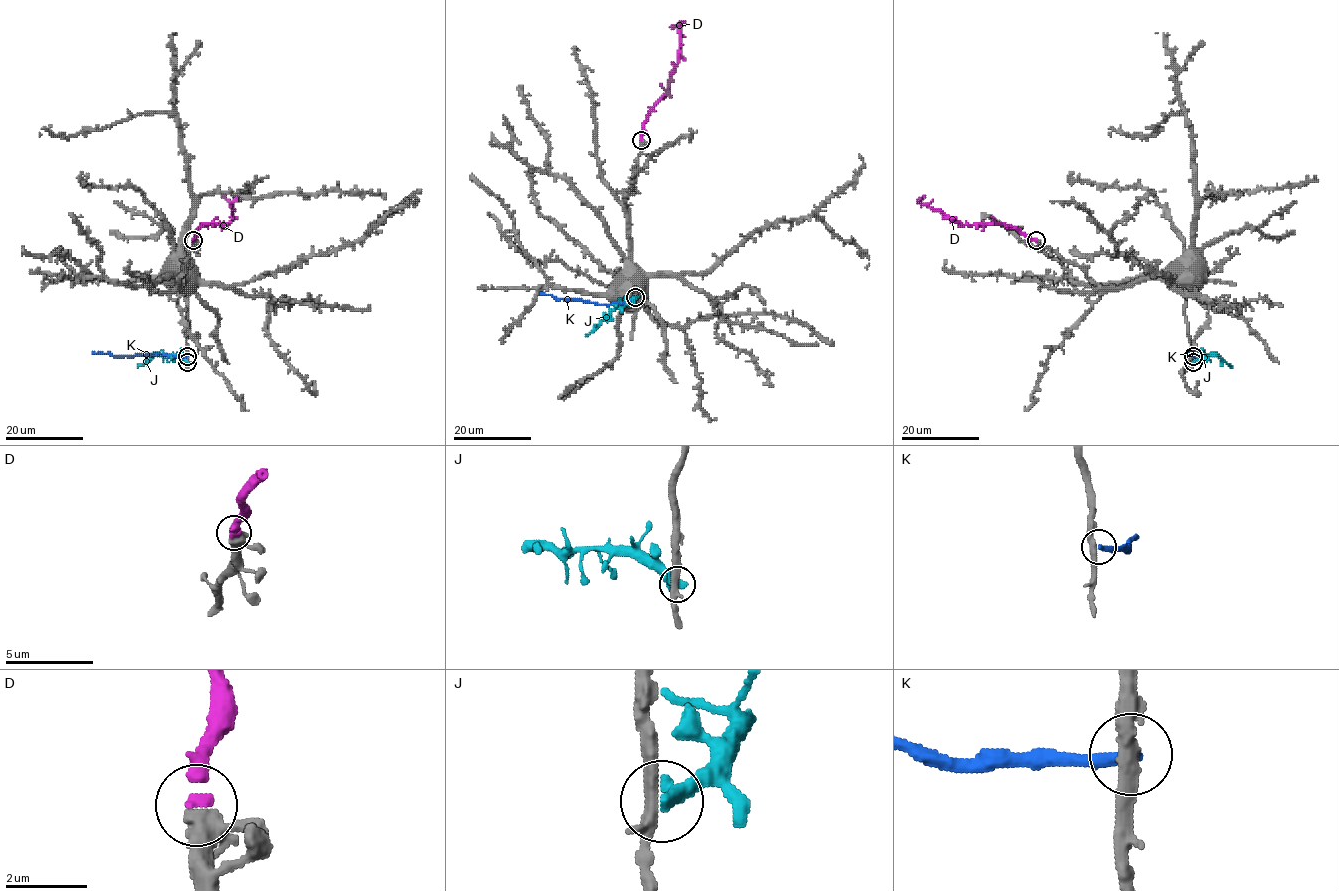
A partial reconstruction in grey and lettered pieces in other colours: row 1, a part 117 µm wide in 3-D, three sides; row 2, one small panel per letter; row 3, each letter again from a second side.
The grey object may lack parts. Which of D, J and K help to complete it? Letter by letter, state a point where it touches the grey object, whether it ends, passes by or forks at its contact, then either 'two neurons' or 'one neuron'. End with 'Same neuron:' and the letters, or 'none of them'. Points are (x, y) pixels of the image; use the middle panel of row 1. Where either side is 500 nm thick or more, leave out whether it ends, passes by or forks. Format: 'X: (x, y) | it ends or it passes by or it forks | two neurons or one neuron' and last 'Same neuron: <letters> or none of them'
D: (641, 140) | it ends | one neuron
J: (635, 297) | it ends | two neurons
K: (635, 297) | it ends | two neurons
Same neuron: D

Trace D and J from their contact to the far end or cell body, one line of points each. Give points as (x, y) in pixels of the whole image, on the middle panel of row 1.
D: (641, 140), (642, 124), (667, 91), (669, 76), (678, 58), (680, 26), (670, 27)
J: (636, 297), (632, 302), (618, 306), (585, 335)

